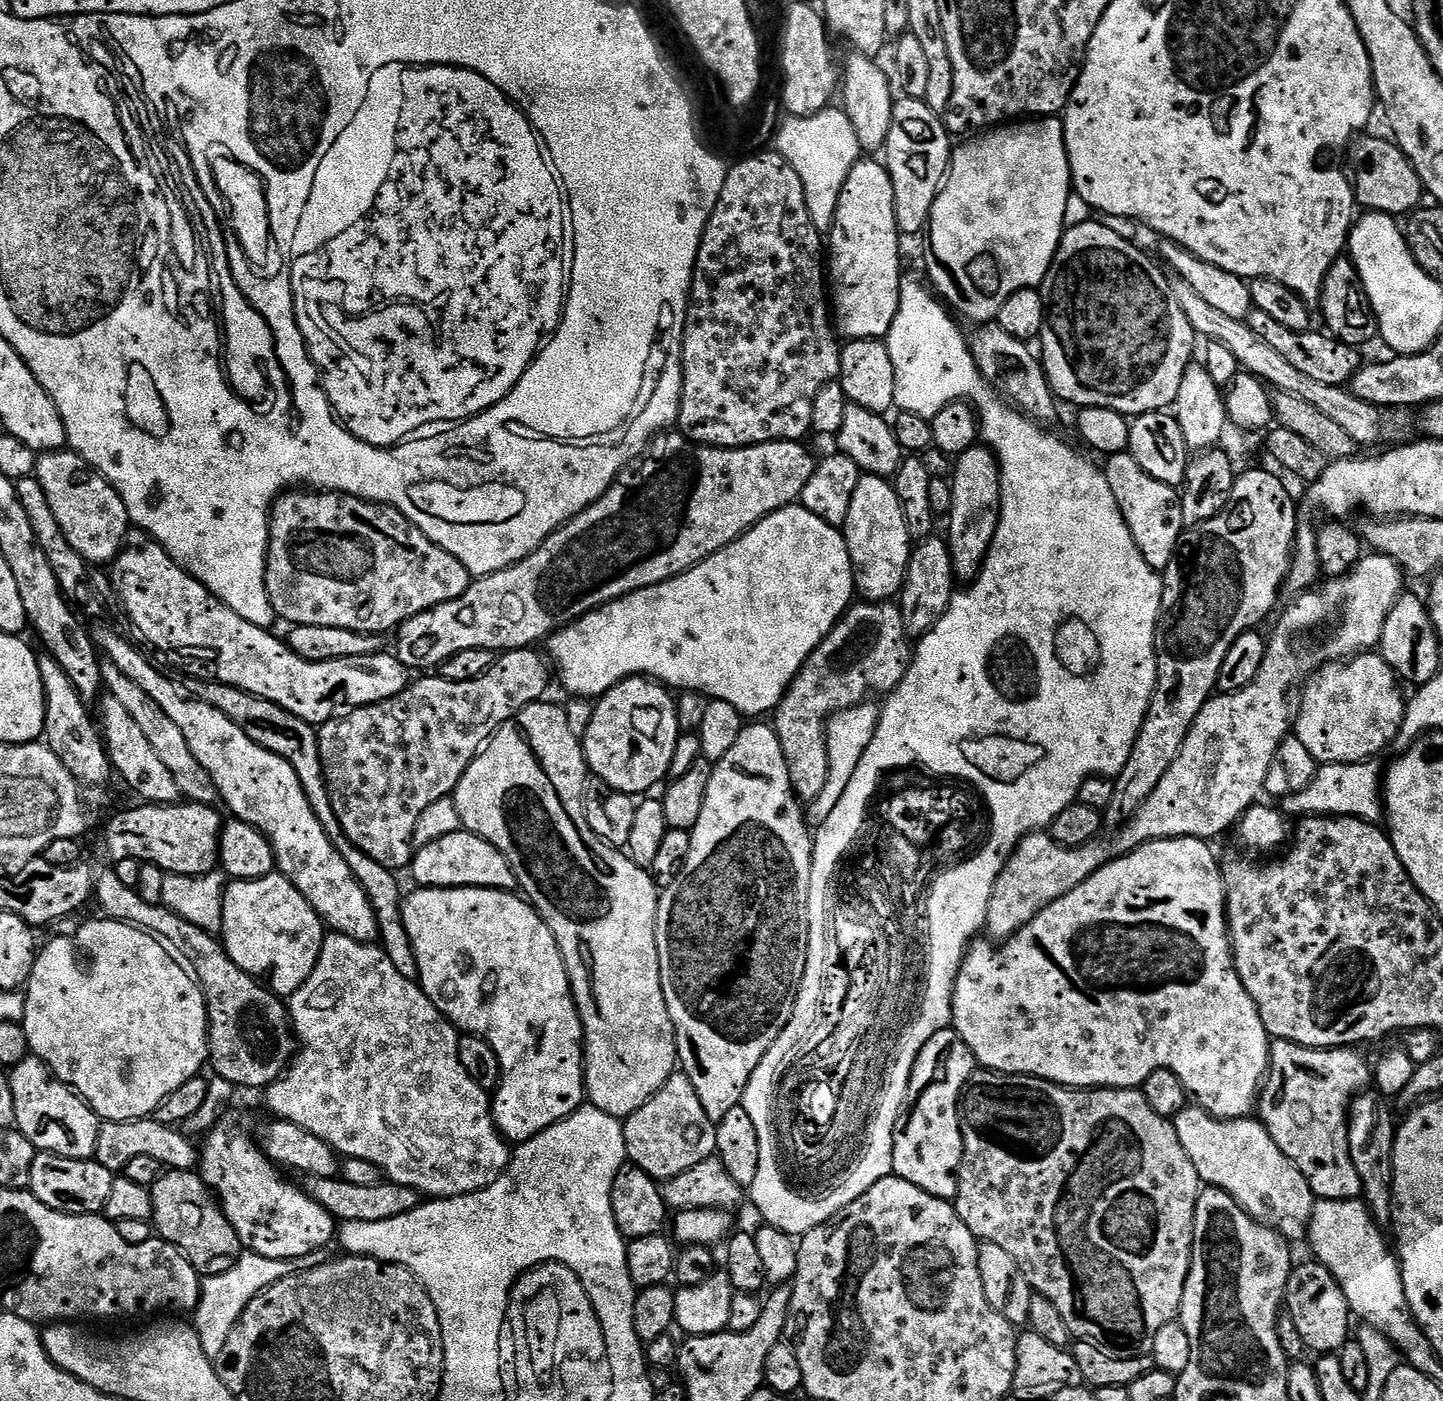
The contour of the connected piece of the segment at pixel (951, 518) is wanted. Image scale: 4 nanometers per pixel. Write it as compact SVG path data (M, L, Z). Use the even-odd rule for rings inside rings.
M977 446L955 457L950 483L954 502L946 517L946 539L952 572L957 581L971 582L976 579L984 559L988 557L1000 521L1000 464L992 449Z

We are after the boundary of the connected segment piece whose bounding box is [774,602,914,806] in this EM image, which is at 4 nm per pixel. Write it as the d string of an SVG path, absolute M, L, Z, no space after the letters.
M856 602L837 620L832 633L814 649L812 657L792 679L792 685L774 709L774 727L790 770L792 792L801 805L813 804L822 794L822 786L826 786L828 721L838 712L865 703L875 692L893 692L912 663L913 651L913 641L895 603Z

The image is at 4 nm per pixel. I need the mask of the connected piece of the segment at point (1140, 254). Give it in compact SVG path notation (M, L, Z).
M1088 220L1084 225L1067 229L1060 237L1060 249L1044 276L1044 282L1038 291L1044 299L1044 325L1038 337L1039 355L1042 357L1044 373L1048 376L1048 384L1052 388L1057 401L1076 404L1077 409L1090 406L1102 406L1110 410L1118 410L1123 416L1135 418L1147 412L1163 412L1171 409L1178 398L1178 386L1182 386L1182 374L1186 374L1189 364L1193 363L1192 351L1196 348L1198 337L1196 331L1186 322L1186 314L1182 314L1182 306L1178 306L1178 298L1172 293L1172 280L1163 267L1159 268L1142 249L1136 248L1133 241L1118 238L1106 226Z

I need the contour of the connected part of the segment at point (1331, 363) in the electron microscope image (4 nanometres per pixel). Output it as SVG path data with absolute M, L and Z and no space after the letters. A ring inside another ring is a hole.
M1255 307L1246 322L1250 330L1254 330L1254 334L1258 334L1258 338L1263 338L1275 352L1282 354L1286 362L1292 363L1301 374L1307 374L1309 378L1314 378L1318 382L1326 382L1326 386L1351 385L1356 371L1362 366L1361 349L1337 340L1327 331L1292 332L1290 326L1282 326L1277 320L1270 318L1270 314L1265 314L1263 310Z

